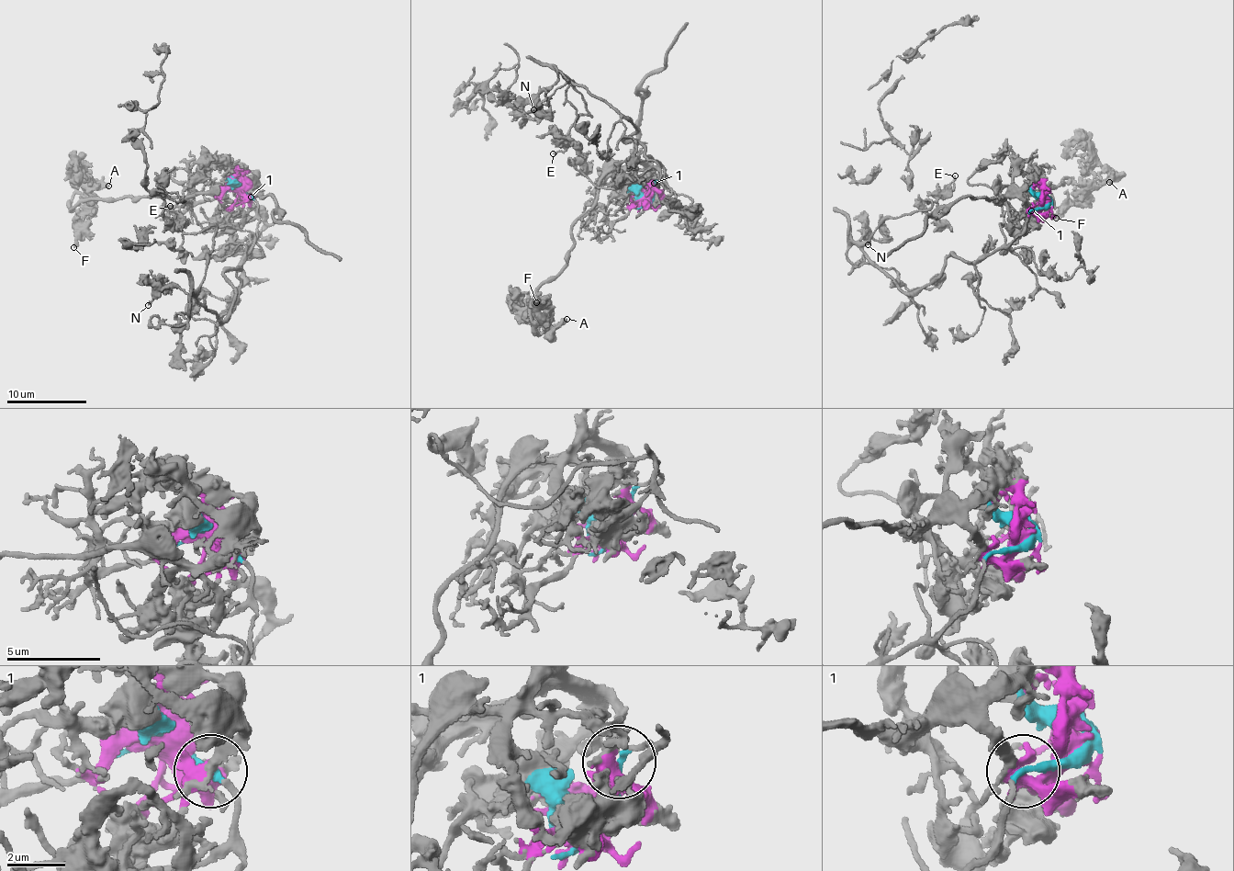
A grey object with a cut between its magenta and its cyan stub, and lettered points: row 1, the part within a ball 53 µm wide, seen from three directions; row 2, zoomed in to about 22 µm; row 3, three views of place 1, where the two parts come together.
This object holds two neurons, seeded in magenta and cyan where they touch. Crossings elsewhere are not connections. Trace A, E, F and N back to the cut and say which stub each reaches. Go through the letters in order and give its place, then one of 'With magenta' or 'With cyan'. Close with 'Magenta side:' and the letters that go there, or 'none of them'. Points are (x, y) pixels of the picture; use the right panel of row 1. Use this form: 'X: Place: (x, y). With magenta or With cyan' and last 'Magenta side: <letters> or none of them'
A: Place: (1109, 182). With magenta
E: Place: (955, 175). With cyan
F: Place: (1056, 218). With magenta
N: Place: (868, 244). With cyan
Magenta side: A, F

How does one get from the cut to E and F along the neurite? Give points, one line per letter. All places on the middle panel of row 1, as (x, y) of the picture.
E: (647, 200), (667, 176), (659, 164), (625, 142), (627, 118), (566, 79), (591, 116), (554, 153)
F: (647, 200), (633, 201), (613, 170), (572, 227), (569, 259), (537, 291), (548, 303), (544, 314), (536, 301)

